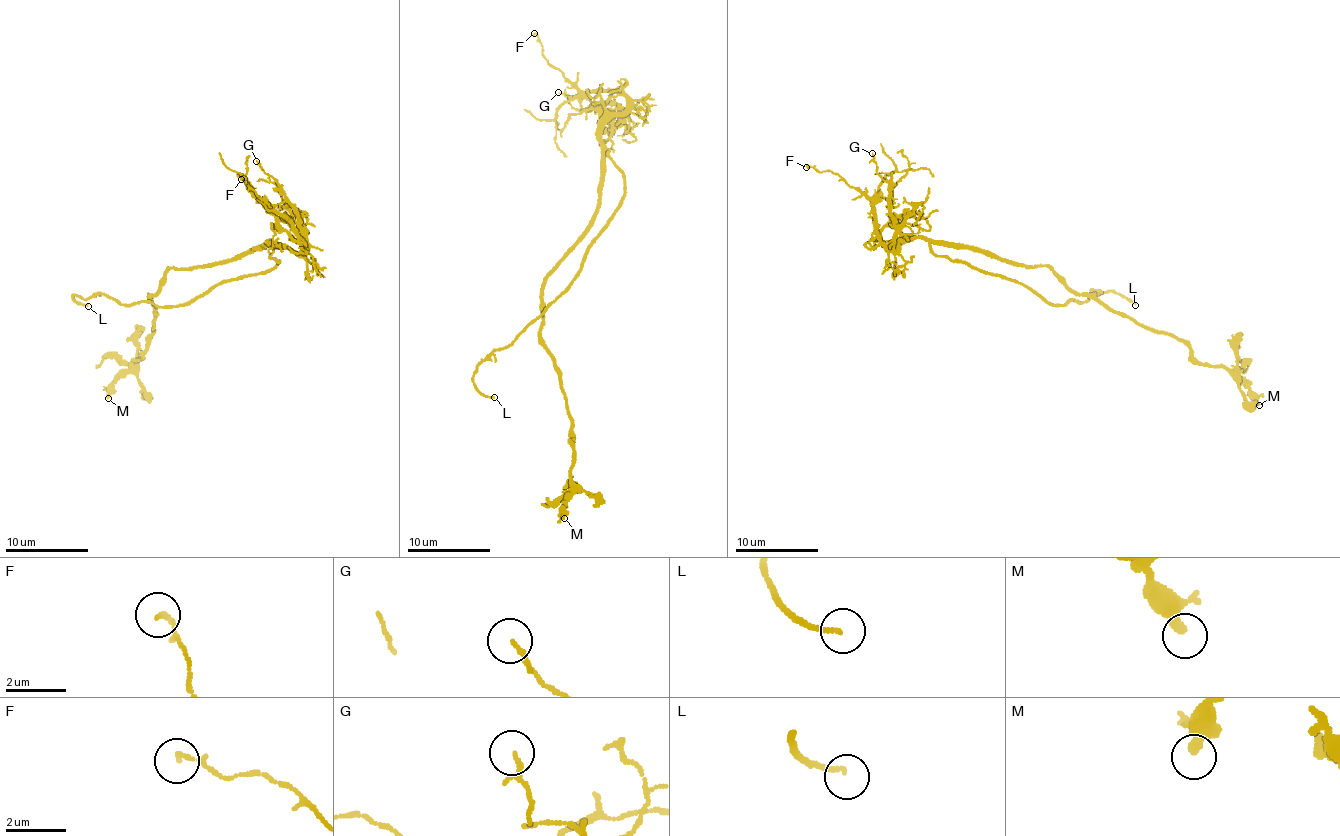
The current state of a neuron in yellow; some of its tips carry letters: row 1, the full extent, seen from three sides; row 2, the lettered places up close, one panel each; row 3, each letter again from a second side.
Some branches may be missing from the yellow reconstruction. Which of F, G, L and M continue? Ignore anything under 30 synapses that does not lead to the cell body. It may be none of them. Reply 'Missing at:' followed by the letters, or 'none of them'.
Missing at: L

